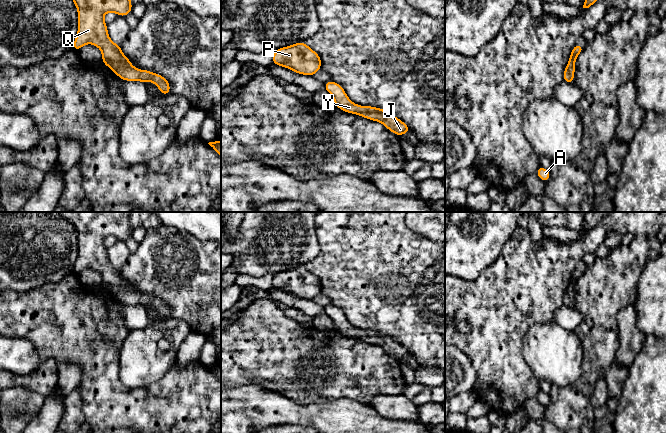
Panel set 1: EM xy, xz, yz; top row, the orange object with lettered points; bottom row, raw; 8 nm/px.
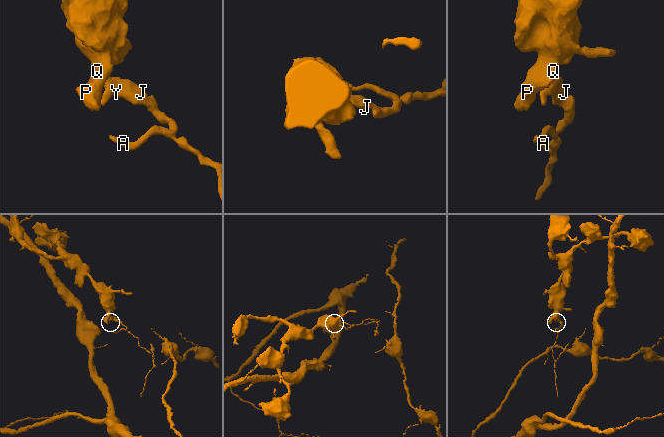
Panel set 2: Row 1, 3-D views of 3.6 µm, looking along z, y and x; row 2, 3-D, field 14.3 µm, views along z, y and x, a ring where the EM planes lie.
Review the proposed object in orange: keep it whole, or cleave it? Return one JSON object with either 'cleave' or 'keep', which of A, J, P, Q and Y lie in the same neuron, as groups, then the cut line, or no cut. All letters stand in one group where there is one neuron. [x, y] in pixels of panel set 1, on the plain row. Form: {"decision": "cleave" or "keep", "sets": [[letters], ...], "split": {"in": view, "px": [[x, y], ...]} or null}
{"decision": "keep", "sets": [["A", "J", "P", "Q", "Y"]], "split": null}

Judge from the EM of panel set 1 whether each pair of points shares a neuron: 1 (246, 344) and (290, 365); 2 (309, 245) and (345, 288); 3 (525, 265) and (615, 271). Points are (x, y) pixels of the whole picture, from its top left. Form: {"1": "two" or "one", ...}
{"1": "one", "2": "two", "3": "two"}

